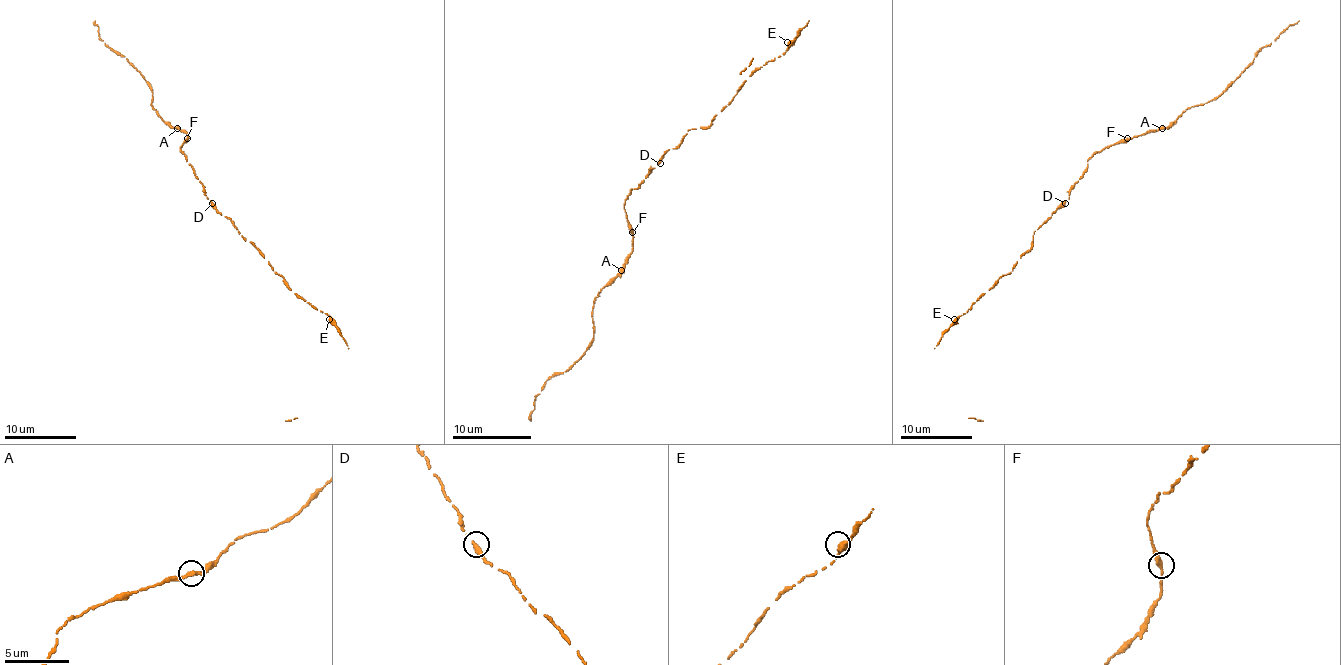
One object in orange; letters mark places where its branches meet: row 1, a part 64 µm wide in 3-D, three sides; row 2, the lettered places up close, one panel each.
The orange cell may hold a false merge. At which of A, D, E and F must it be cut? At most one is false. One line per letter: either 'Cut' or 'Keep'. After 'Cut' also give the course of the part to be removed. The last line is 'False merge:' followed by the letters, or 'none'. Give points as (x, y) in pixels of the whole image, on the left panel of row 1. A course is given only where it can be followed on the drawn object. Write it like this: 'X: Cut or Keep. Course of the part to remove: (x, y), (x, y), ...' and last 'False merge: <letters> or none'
A: Keep
D: Keep
E: Keep
F: Keep
False merge: none

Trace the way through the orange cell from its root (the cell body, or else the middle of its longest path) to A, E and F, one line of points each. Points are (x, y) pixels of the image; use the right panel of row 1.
A: (1063, 203), (1068, 199), (1070, 188), (1093, 154), (1161, 127)
E: (1063, 203), (1034, 231), (1032, 246), (1016, 262), (1013, 271), (1004, 274), (964, 314), (954, 319)
F: (1063, 203), (1068, 199), (1068, 192), (1082, 174), (1088, 160), (1127, 138)

